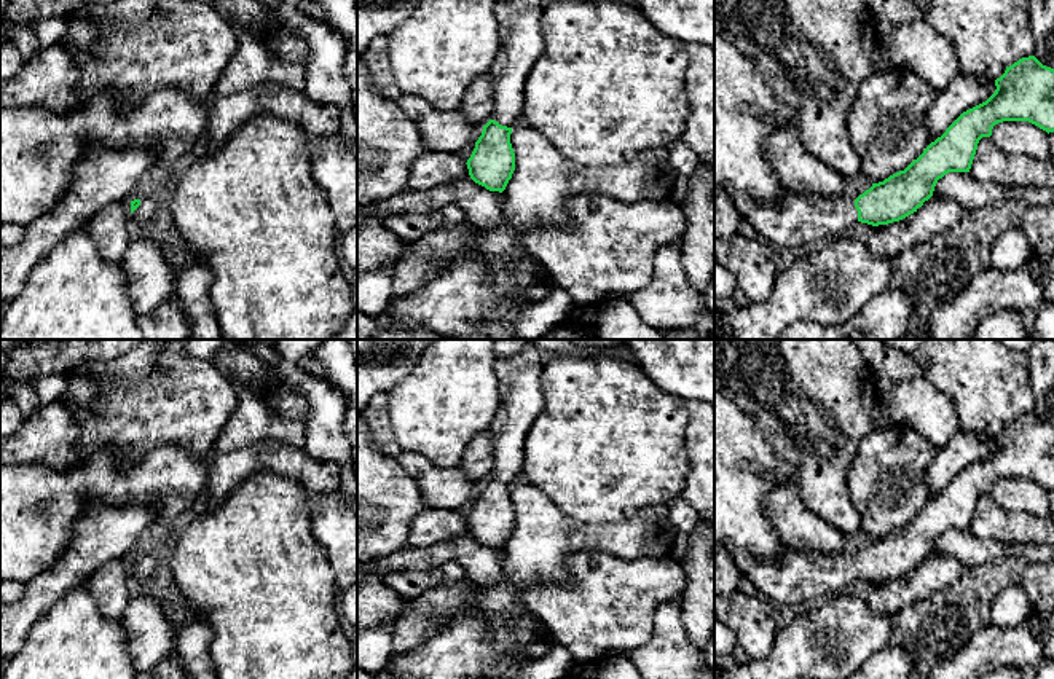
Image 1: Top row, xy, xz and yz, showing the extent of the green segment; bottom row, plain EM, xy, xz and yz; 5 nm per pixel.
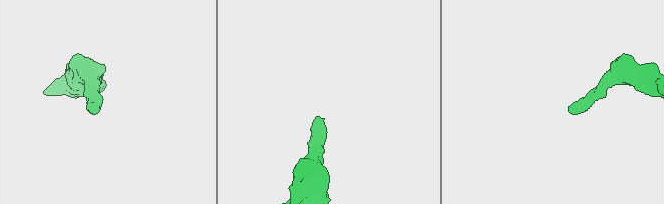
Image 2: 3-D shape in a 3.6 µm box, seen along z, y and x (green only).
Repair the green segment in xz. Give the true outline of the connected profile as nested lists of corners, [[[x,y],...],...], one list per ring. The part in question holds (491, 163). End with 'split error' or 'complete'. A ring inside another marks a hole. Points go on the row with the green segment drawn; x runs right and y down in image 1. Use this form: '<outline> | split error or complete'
[[[504,0],[494,5],[499,51],[488,70],[494,112],[466,163],[470,179],[490,191],[502,193],[515,171],[510,126],[521,120],[526,75],[545,49],[541,33],[544,8],[544,0]]] | split error

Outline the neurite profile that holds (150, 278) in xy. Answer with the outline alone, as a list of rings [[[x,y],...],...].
[[[131,239],[120,266],[137,316],[147,316],[171,301],[175,268],[164,257],[163,244],[156,239]]]

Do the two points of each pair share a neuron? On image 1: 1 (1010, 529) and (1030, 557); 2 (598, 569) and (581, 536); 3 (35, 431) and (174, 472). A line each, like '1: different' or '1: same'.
1: different
2: different
3: different

